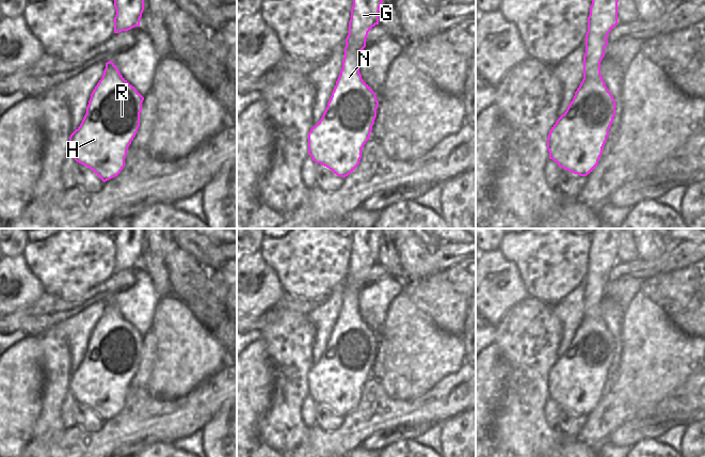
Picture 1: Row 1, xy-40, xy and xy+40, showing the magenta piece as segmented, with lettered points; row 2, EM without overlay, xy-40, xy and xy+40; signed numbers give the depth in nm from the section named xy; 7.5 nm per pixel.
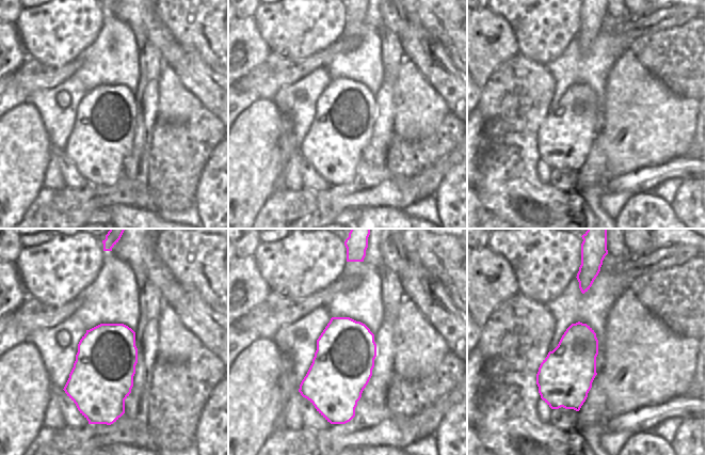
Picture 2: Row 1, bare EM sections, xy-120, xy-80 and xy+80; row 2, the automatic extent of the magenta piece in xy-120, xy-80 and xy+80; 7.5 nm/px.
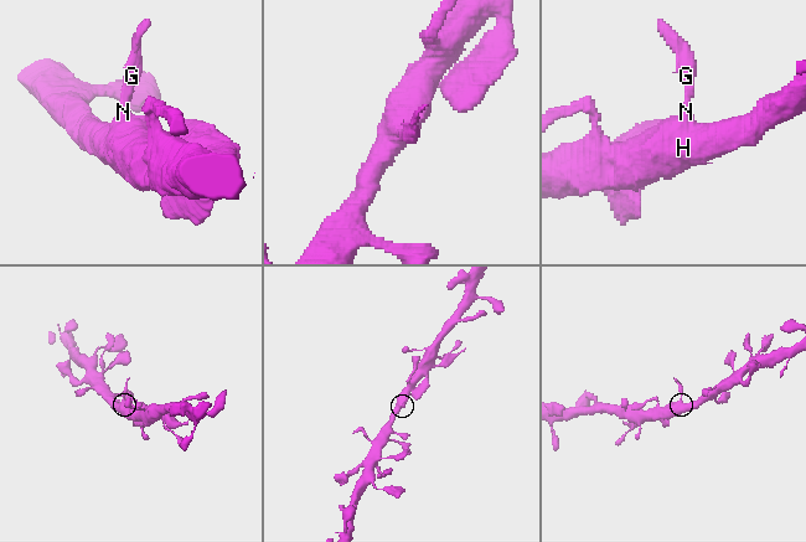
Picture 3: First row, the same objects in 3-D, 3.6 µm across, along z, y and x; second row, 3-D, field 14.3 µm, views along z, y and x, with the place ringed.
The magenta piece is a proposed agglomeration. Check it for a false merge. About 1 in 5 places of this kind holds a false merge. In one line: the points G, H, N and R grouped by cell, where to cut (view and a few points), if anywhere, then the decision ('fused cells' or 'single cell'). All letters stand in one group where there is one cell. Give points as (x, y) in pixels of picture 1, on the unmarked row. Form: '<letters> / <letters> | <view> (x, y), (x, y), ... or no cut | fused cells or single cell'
G H N R | no cut | single cell

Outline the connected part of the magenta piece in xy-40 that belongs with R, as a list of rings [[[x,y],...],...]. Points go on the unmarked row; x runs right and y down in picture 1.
[[[107,301],[103,314],[91,333],[86,352],[69,376],[69,392],[75,399],[90,407],[103,422],[117,415],[125,406],[127,389],[140,365],[143,340],[116,304]]]

